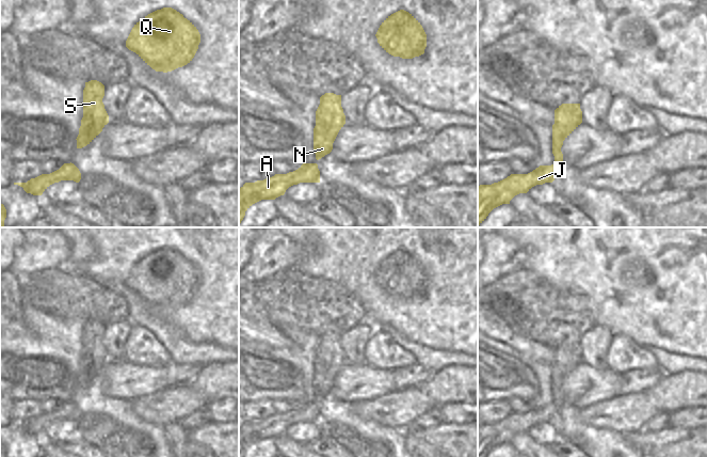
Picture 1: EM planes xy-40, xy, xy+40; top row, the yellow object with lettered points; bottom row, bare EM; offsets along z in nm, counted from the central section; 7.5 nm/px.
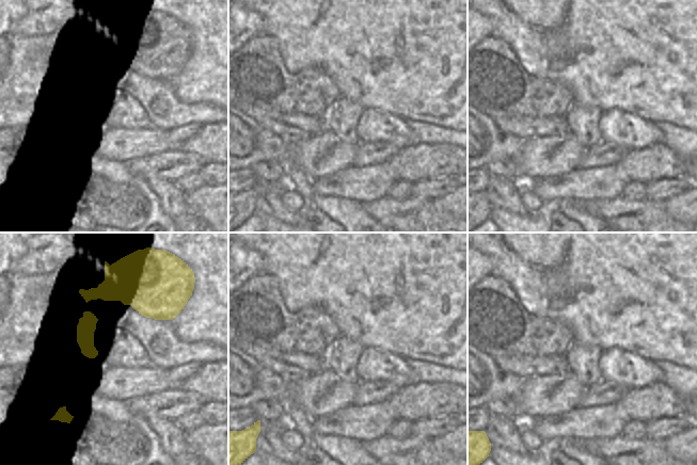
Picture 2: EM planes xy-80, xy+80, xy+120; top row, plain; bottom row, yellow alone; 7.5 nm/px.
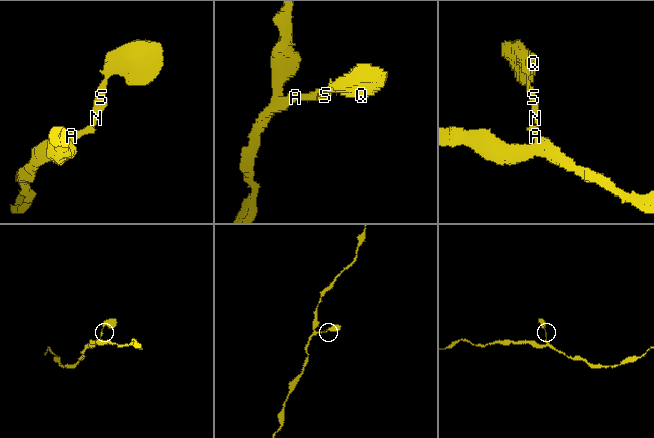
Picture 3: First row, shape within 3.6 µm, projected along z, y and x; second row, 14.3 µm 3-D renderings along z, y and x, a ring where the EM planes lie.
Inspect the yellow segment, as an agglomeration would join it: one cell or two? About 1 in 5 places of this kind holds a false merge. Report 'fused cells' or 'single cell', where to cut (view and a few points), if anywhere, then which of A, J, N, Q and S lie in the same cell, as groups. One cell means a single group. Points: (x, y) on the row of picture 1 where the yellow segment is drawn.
single cell | no cut | A J N Q S

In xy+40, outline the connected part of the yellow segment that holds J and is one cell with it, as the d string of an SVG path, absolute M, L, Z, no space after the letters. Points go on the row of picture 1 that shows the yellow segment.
M562 104L555 110L552 125L552 154L555 163L540 166L528 174L511 174L507 178L492 185L478 187L478 225L480 225L496 207L510 204L519 193L527 193L532 187L552 183L563 163L561 147L563 141L582 123L580 104Z

